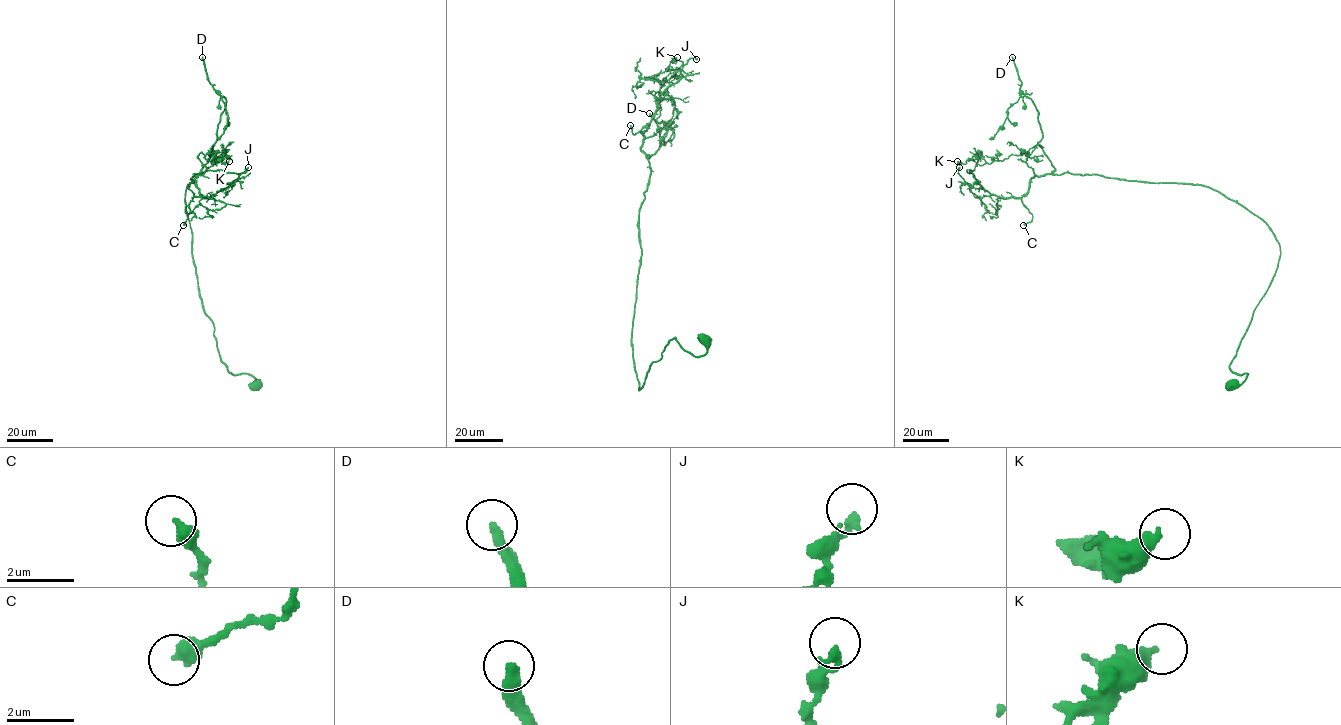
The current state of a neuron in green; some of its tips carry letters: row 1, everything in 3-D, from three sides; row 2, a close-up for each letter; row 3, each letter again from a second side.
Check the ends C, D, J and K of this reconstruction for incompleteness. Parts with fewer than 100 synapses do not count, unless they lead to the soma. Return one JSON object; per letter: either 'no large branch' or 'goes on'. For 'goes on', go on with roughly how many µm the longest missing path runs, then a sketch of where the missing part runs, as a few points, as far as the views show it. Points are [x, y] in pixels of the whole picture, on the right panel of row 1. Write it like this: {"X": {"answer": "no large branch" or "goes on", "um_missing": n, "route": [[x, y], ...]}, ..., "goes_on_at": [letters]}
{"C": {"answer": "no large branch"}, "D": {"answer": "goes on", "um_missing": 250}, "J": {"answer": "no large branch"}, "K": {"answer": "no large branch"}, "goes_on_at": ["D"]}

